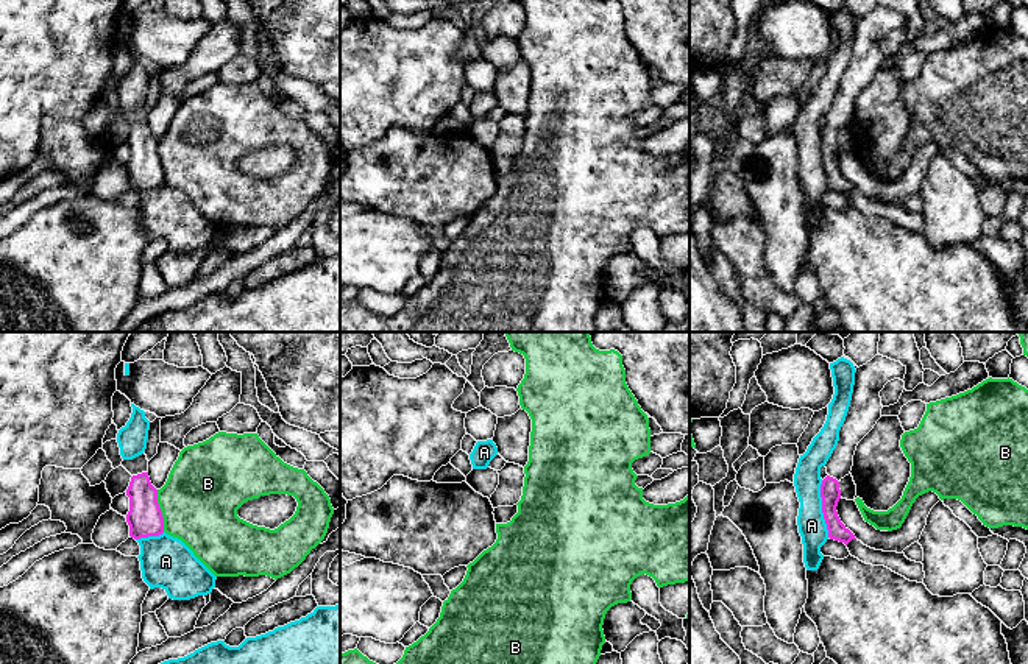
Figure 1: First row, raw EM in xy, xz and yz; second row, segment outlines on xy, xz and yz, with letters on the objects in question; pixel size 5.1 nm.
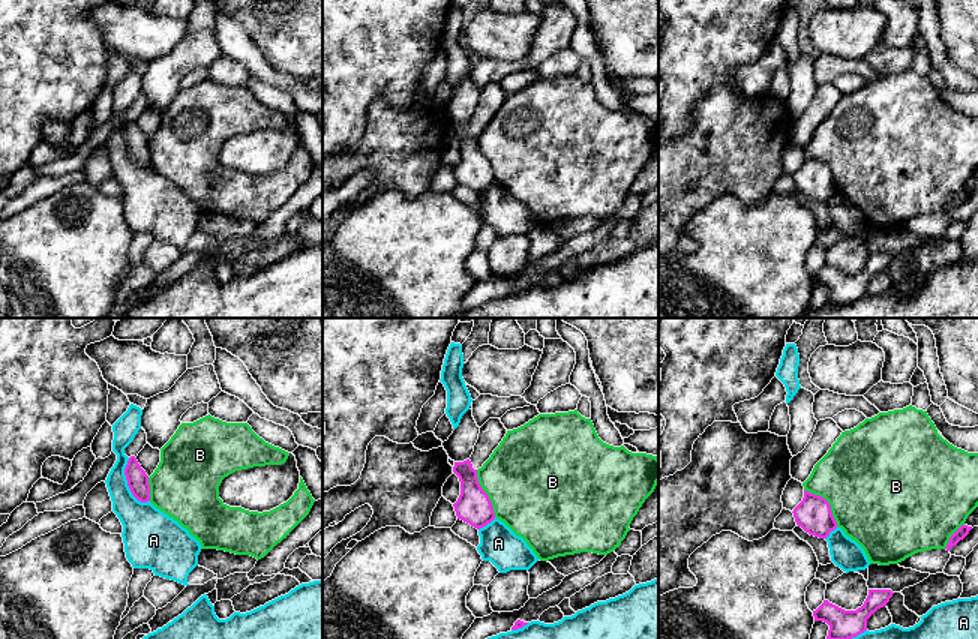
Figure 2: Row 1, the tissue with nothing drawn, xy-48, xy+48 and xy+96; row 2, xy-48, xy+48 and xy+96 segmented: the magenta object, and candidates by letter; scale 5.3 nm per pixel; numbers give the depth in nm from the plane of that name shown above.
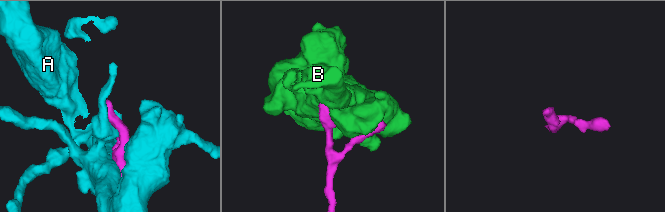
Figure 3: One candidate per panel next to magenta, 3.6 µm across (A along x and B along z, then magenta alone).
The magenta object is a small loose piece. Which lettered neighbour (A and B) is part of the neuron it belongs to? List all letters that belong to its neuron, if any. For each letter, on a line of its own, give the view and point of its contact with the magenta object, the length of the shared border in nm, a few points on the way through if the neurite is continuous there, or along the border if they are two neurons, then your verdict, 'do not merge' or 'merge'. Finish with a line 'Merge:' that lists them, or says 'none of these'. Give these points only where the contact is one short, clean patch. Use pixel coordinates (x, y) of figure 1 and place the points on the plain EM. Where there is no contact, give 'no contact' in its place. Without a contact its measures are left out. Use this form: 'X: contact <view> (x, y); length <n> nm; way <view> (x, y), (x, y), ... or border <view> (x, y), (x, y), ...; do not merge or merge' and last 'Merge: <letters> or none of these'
A: contact yz (822, 159); length 300 nm; do not merge
B: contact xy (159, 161); length 220 nm; do not merge
Merge: none of these

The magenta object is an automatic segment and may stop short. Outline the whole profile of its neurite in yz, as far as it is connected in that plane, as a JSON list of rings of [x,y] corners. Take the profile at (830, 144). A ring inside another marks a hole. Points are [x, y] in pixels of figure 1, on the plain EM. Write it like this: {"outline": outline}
{"outline": [[[875,6],[866,16],[856,19],[855,36],[845,72],[839,81],[839,92],[828,109],[827,128],[821,136],[822,164],[828,189],[845,196],[856,190],[841,173],[836,157],[841,150],[839,132],[850,125],[858,94],[874,79],[881,69],[880,42],[894,30],[903,31],[906,17],[883,6]]]}

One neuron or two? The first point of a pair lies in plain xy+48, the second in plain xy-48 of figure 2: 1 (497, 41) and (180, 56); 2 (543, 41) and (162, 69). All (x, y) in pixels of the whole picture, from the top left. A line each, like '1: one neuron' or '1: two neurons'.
1: two neurons
2: one neuron

